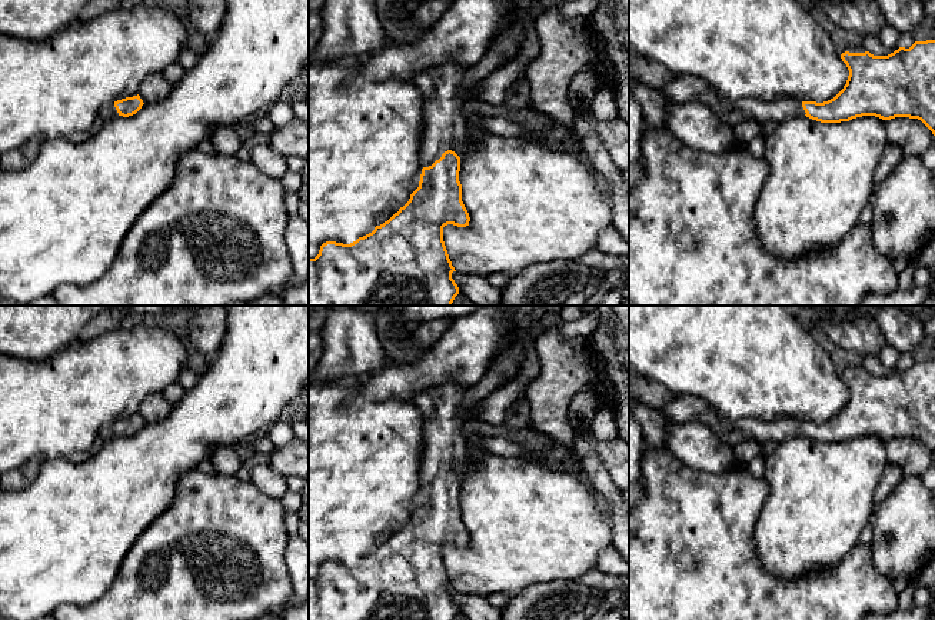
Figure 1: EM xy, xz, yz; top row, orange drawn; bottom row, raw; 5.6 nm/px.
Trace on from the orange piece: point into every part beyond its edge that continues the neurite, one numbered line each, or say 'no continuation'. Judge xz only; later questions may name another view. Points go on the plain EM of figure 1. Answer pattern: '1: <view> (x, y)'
1: xz (445, 446)

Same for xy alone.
1: xy (109, 430)

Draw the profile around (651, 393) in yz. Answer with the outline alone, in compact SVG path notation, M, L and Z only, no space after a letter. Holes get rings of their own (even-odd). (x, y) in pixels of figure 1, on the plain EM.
M629 369L629 400L638 400L652 409L662 410L675 397L676 394L671 393L663 384Z

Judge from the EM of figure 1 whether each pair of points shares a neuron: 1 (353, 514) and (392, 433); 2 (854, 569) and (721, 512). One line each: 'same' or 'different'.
1: same
2: same

